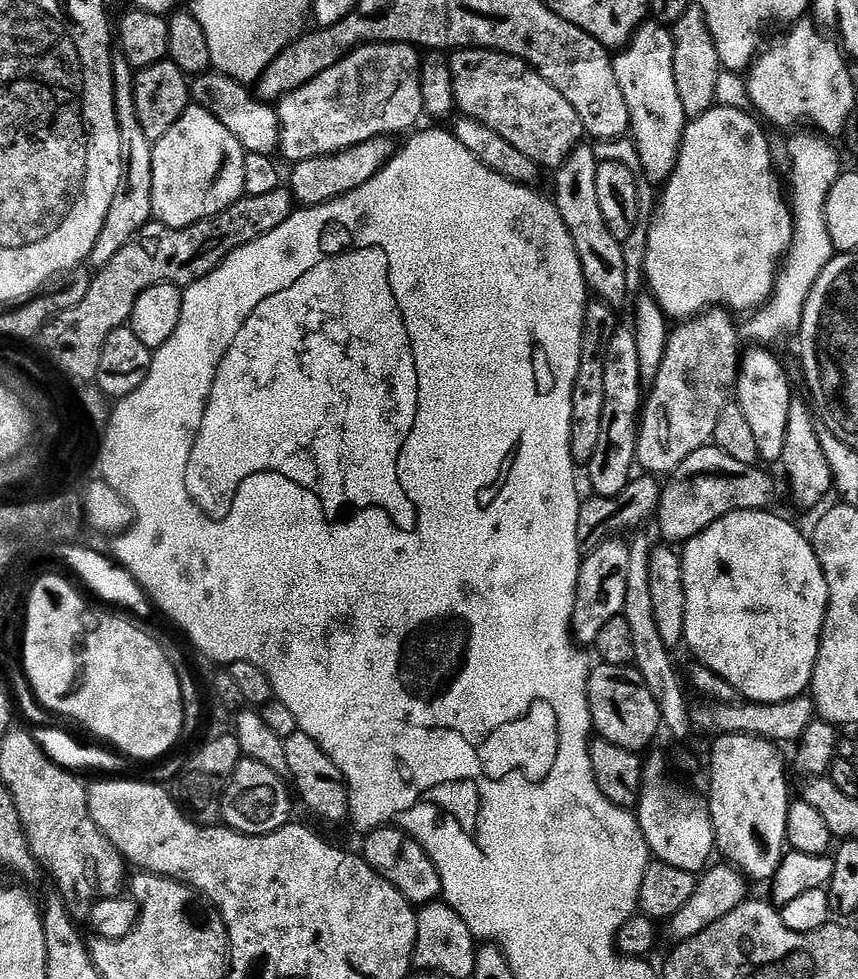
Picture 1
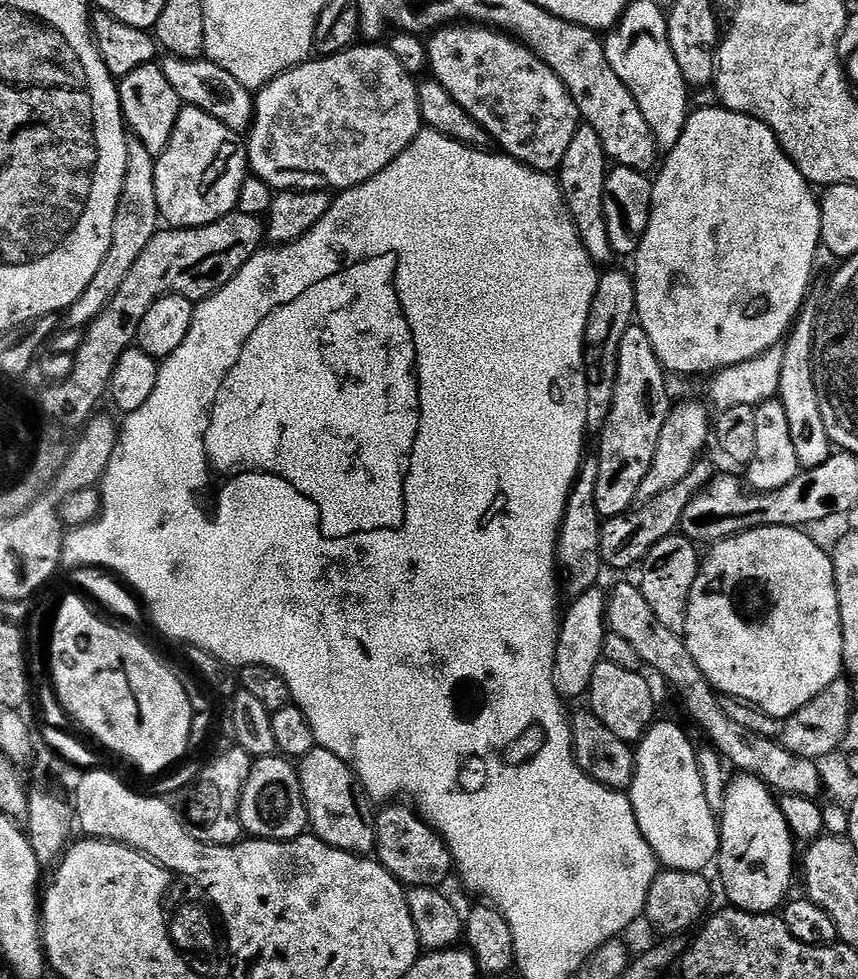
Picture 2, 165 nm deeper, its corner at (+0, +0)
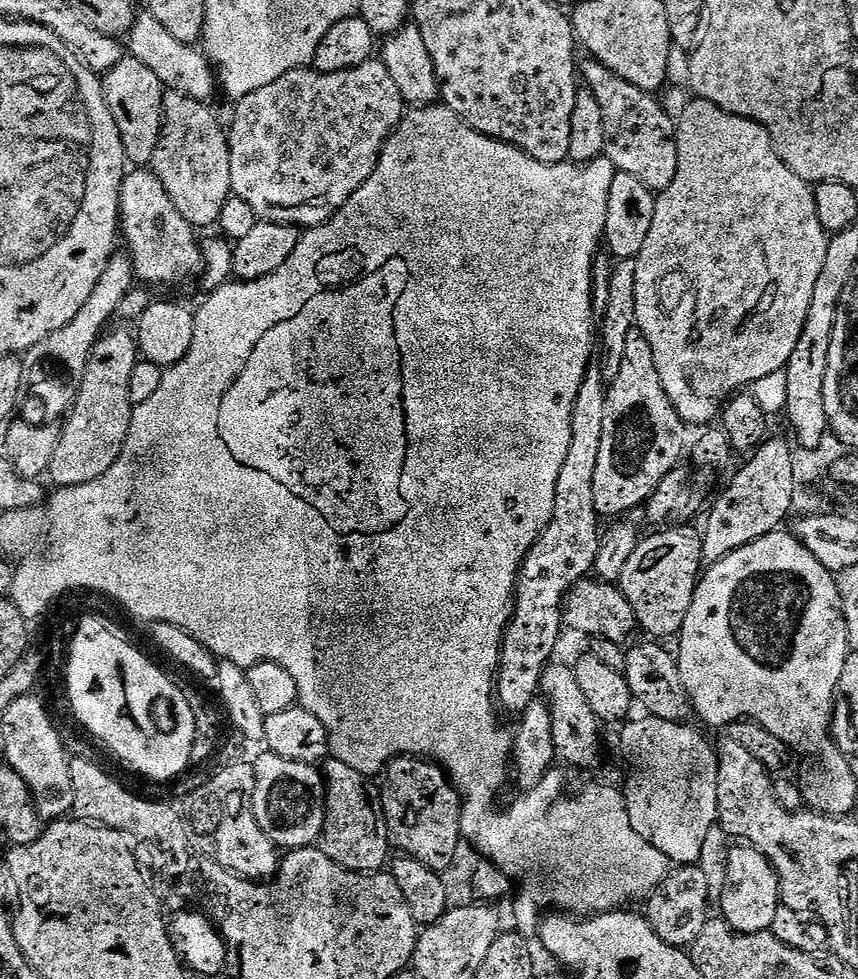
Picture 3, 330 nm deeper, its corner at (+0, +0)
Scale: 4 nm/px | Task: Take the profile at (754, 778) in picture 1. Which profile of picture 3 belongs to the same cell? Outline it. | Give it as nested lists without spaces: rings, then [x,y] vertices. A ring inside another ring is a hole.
[[[751,846],[730,847],[730,862],[726,866],[728,881],[723,886],[722,898],[718,901],[721,917],[736,932],[760,933],[769,931],[774,922],[774,915],[781,904],[780,880],[770,862],[757,848]]]

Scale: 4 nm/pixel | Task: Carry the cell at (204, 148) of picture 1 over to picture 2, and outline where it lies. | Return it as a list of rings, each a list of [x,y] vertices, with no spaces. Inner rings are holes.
[[[181,107],[174,134],[156,162],[156,193],[163,223],[173,228],[201,228],[213,224],[218,218],[229,216],[236,211],[238,190],[242,190],[242,182],[249,172],[248,154],[237,133],[202,110]]]

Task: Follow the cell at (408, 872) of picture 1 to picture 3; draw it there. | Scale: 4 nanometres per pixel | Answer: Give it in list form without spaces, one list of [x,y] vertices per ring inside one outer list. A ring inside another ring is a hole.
[[[406,755],[393,759],[392,763],[387,765],[386,772],[387,775],[383,777],[384,789],[378,792],[378,804],[384,813],[384,827],[388,830],[391,847],[397,853],[418,858],[418,862],[422,862],[422,866],[430,866],[430,870],[447,873],[447,868],[456,860],[456,851],[459,850],[460,844],[462,845],[460,795],[448,779],[448,773],[439,764],[427,758]]]

